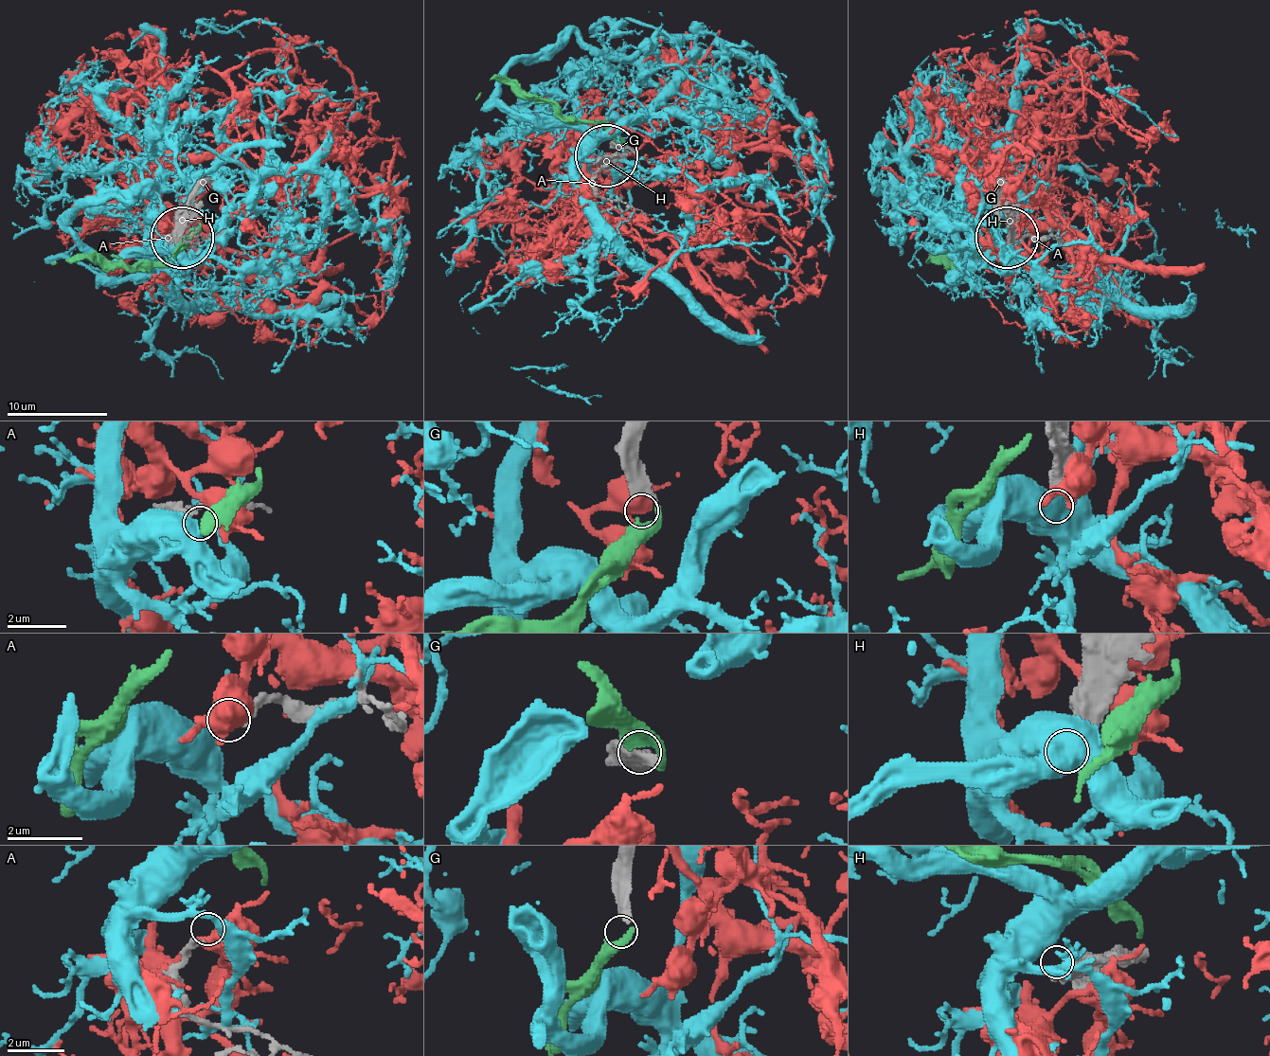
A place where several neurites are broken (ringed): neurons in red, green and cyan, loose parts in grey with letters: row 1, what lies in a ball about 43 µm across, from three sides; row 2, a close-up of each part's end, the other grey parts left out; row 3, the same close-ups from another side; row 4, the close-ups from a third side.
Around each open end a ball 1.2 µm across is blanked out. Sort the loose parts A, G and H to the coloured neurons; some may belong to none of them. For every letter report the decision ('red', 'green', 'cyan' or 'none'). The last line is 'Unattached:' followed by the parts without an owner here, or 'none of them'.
A: none
G: green
H: none
Unattached: A, H

